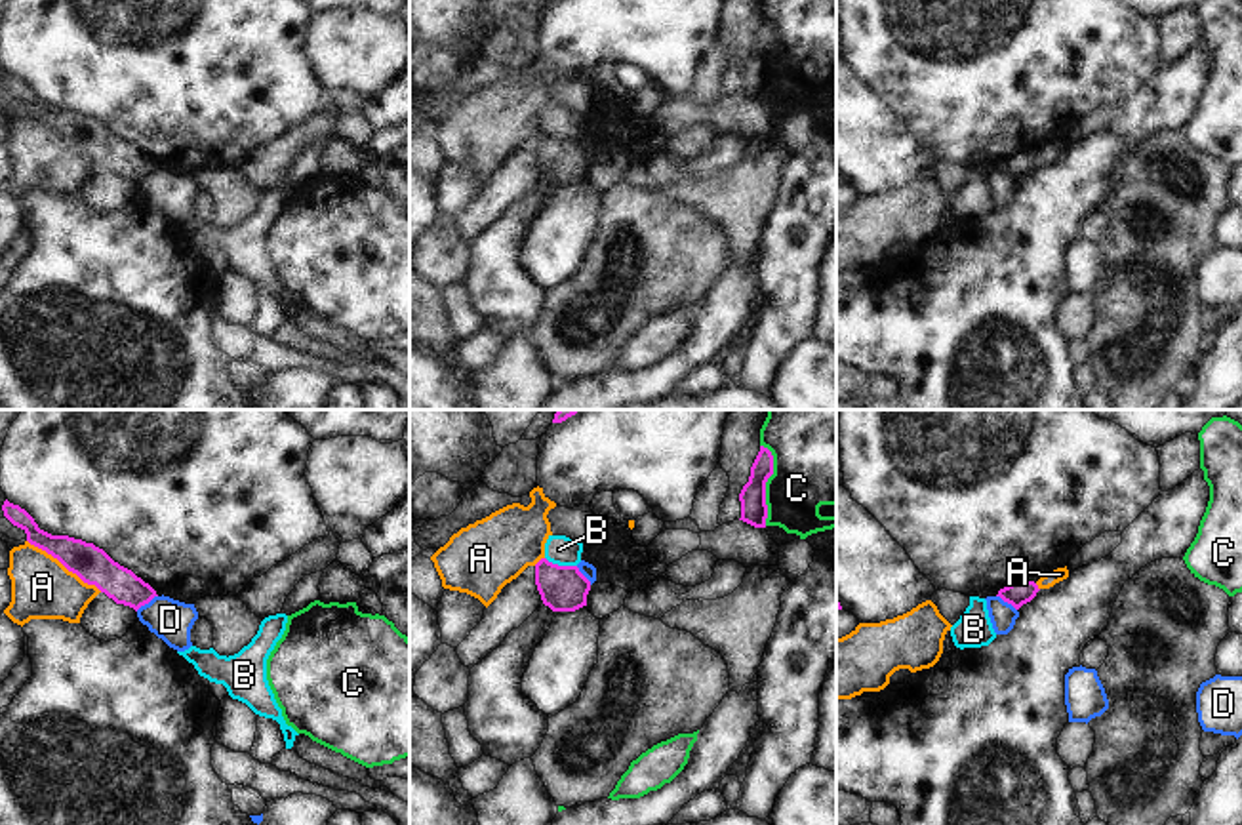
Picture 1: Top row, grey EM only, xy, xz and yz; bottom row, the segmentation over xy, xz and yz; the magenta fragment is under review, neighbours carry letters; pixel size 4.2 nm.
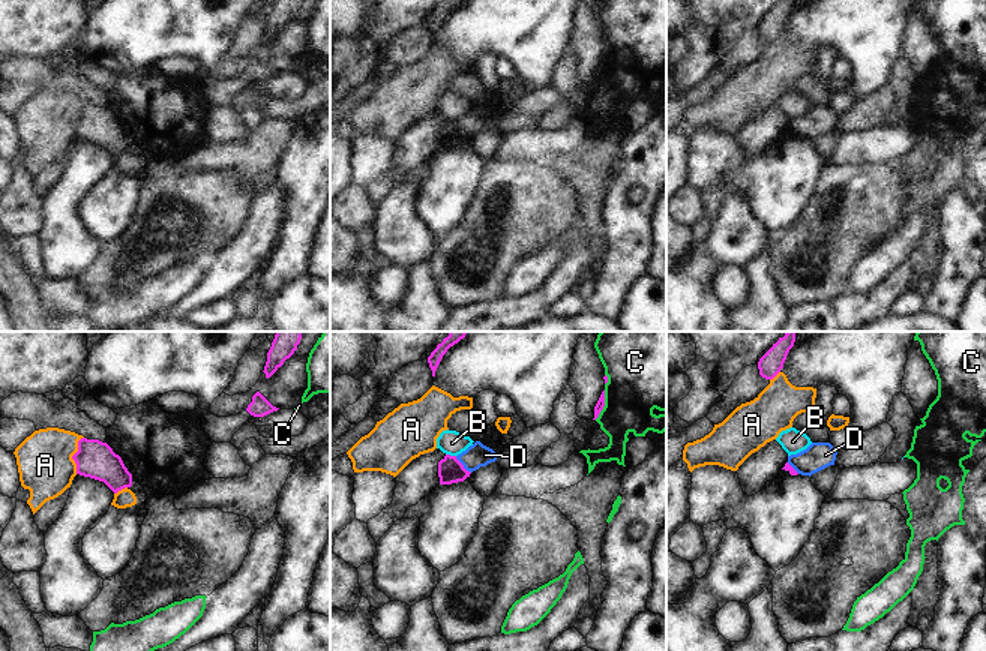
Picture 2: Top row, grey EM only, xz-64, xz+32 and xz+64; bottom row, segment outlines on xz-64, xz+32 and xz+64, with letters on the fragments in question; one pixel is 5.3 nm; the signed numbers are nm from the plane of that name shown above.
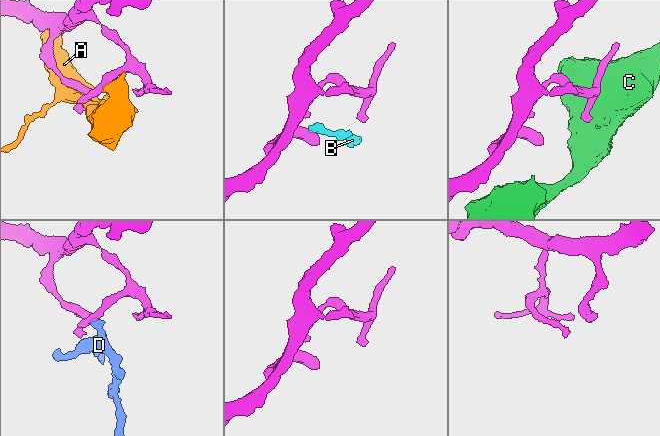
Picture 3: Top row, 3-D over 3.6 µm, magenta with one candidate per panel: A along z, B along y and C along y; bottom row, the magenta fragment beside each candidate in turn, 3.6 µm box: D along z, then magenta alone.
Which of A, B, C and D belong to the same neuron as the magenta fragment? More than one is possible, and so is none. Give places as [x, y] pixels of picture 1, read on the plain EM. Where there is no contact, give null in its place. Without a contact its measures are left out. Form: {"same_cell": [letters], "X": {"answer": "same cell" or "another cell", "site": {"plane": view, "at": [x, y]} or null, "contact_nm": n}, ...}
{"same_cell": [], "A": {"answer": "another cell", "site": {"plane": "xy", "at": [65, 140]}, "contact_nm": 380}, "B": {"answer": "another cell", "site": {"plane": "xz", "at": [560, 140]}, "contact_nm": 140}, "C": {"answer": "another cell", "site": {"plane": "xz", "at": [764, 58]}, "contact_nm": 340}, "D": {"answer": "another cell", "site": {"plane": "xy", "at": [145, 176]}, "contact_nm": 120}}

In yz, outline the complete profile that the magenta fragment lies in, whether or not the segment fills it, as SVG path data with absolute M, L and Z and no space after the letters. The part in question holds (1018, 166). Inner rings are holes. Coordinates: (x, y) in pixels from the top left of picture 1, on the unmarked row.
M1019 152L1004 162L1000 162L996 170L1000 170L1004 175L1008 175L1015 183L1019 183L1023 177L1031 175L1038 164L1040 162L1034 154Z

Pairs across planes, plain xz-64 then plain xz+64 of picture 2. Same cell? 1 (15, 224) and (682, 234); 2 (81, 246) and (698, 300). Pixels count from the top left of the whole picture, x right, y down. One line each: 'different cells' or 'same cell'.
1: different cells
2: same cell

